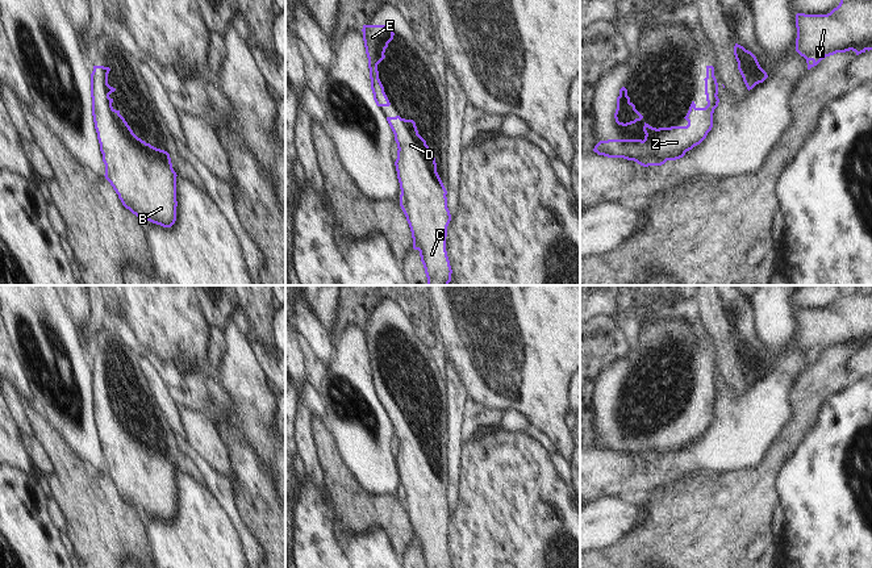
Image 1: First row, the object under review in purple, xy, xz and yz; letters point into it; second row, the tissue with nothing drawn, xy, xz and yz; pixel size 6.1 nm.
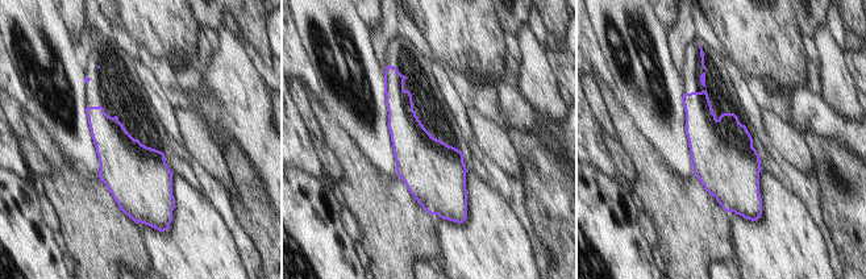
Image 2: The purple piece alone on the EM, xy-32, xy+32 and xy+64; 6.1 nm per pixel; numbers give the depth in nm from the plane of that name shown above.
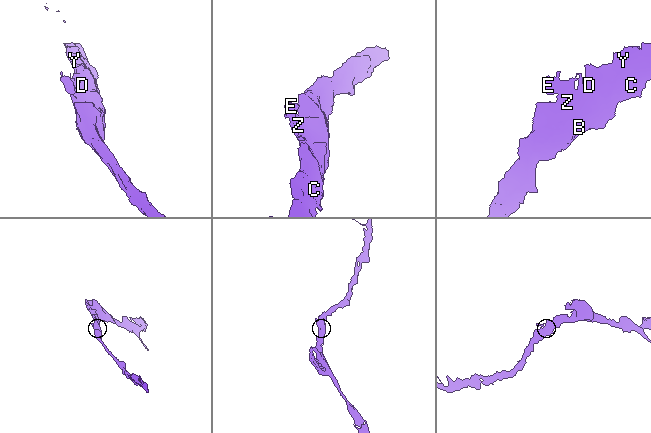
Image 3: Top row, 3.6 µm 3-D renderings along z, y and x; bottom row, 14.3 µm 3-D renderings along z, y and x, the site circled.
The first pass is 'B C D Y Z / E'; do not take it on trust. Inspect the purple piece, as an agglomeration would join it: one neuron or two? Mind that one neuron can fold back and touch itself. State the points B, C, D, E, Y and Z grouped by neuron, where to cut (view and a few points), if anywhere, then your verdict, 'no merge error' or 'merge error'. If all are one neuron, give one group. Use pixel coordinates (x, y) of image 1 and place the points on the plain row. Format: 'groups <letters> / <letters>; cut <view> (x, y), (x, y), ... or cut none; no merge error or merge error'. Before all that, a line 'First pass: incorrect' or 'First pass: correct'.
First pass: incorrect
groups B C D E Y Z; cut none; no merge error

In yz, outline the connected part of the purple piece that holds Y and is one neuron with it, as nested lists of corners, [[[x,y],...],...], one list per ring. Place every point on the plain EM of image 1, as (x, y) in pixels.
[[[872,285],[846,287],[840,297],[827,309],[796,309],[796,346],[806,354],[808,364],[826,351],[855,346],[856,350],[872,344]]]

